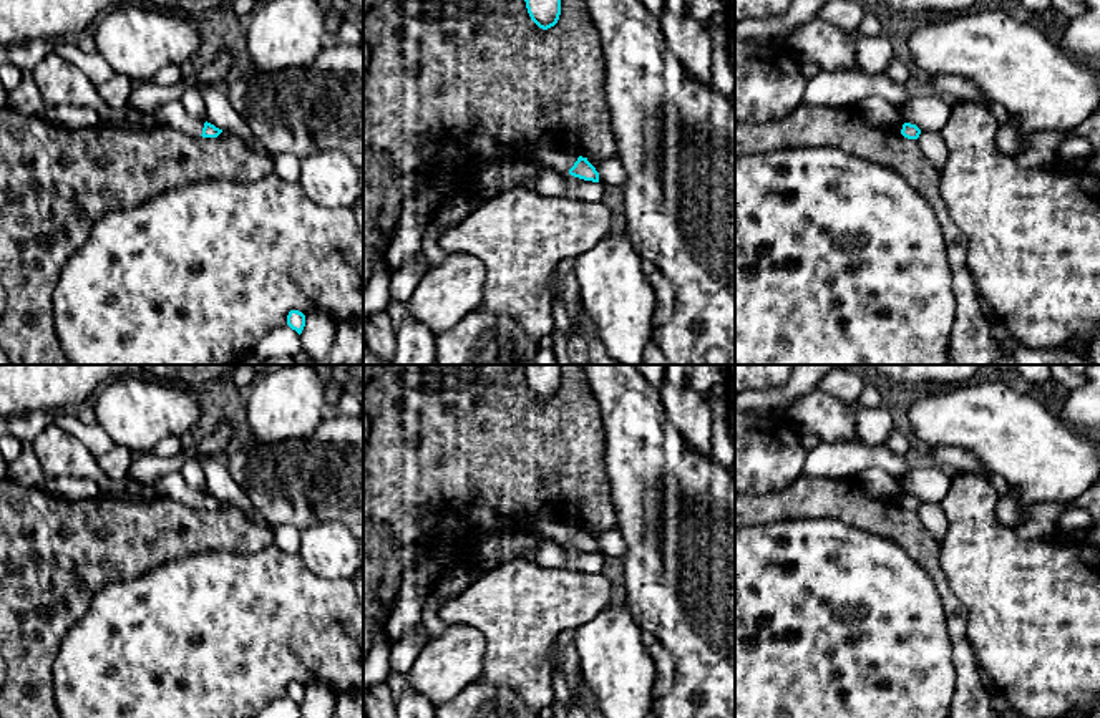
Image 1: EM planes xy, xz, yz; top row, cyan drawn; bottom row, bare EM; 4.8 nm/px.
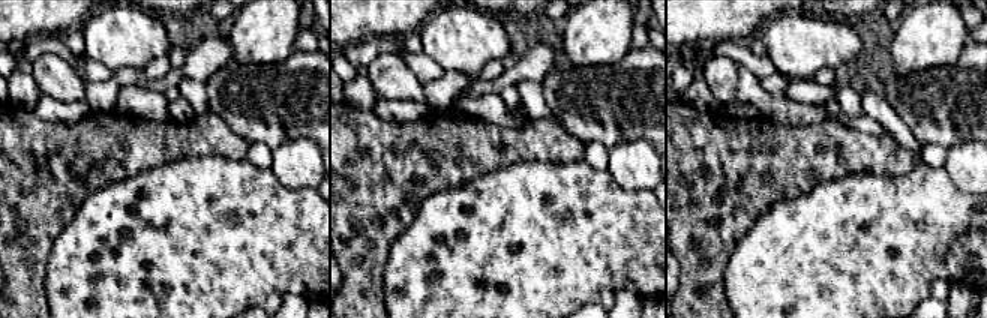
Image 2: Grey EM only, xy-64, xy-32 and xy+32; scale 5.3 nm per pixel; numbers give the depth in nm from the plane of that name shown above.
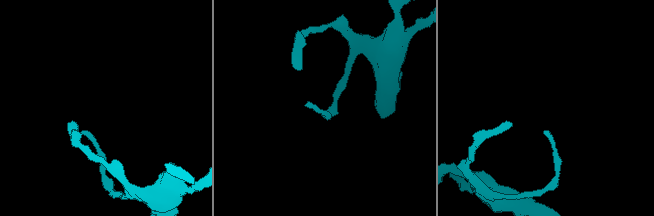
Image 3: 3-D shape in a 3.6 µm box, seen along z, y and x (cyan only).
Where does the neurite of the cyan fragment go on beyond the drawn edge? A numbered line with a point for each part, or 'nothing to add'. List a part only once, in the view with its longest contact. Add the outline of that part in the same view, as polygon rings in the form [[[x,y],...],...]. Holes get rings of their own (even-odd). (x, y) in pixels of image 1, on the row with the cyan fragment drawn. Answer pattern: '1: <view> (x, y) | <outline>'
1: xz (556, 160) | [[[538,148],[538,149],[534,149],[533,154],[546,167],[557,171],[561,174],[567,174],[569,169],[577,161],[577,156],[556,149],[556,148]]]

